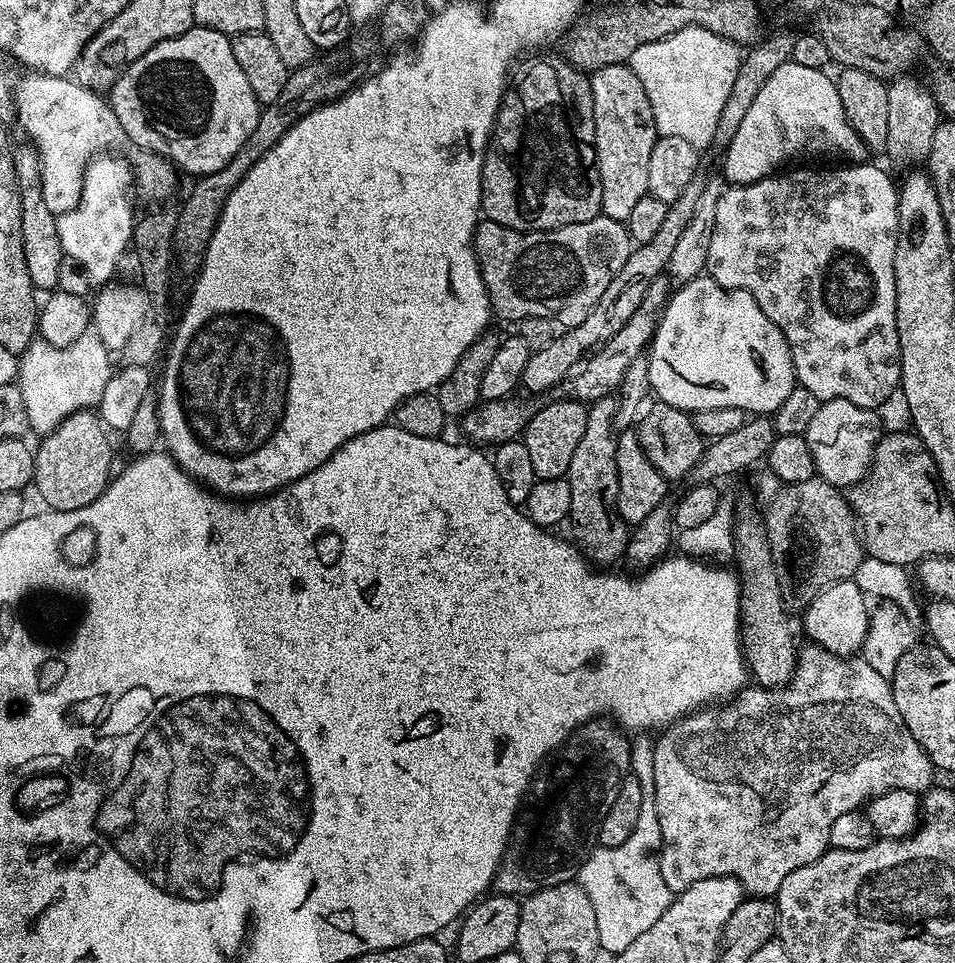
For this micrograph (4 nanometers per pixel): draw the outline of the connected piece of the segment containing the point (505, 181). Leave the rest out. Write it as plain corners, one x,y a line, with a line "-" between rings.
567,59
536,60
524,72
524,77
516,84
516,89
507,91
500,103
500,112
496,115
496,126
492,130
492,139
488,145
488,153
484,155
484,177
482,178
482,212
487,219
498,222
507,228
519,232
549,232
562,226
590,222
590,218
601,215
602,182
600,172
596,169
596,143
594,142
594,98
592,97
592,81
581,69
568,63

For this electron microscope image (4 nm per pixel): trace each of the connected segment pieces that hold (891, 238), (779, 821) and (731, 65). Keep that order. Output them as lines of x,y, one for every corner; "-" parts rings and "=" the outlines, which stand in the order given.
852,162
848,168
796,168
793,172
781,171
762,178
753,184
733,184
725,187
718,198
715,211
714,232
706,255
706,272
722,287
738,292
748,292
758,302
762,314
782,330
792,351
792,361
799,387
810,390
822,402
845,400
854,406
879,409
879,404
900,386
900,339
896,329
896,283
894,282
894,250
898,238
897,185
872,162
=
816,656
799,657
798,663
795,665
796,673
792,676
792,681
785,688
752,688
748,686
739,693
738,699
731,705
732,712
728,706
724,706
720,713
712,712
716,710
697,710
684,717
683,720
677,720
675,724
663,729
659,733
660,741
655,741
652,750
652,765
654,766
654,789
655,789
655,805
657,807
658,826
661,827
661,847
659,850
659,863
661,868
662,879
666,882
666,886
673,894
679,894
686,891
692,883
698,882
700,879
714,878
715,876
733,876
734,879
746,886
746,892
749,897
762,896
765,898
775,897
776,891
782,886
782,878
786,878
786,874
794,874
794,870
798,870
802,866
806,866
810,862
814,862
825,852
829,851
830,845
828,835
830,834
830,826
834,826
834,818
840,817
847,812
855,812
865,802
872,799
878,792
889,792
892,788
898,790
910,790
917,794
923,794
933,787
934,769
932,760
922,750
922,746
914,738
914,734
910,734
910,730
906,726
906,722
902,718
902,714
898,714
898,706
894,706
894,698
892,697
892,685
889,677
878,674
878,670
874,670
862,658
824,658
828,660
819,660
=
696,25
658,42
644,43
634,50
628,64
638,74
646,98
650,98
657,133
682,138
696,149
704,150
715,141
718,114
726,106
741,59
735,41

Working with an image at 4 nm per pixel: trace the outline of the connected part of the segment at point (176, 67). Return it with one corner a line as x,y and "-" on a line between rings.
194,26
181,36
175,36
169,40
163,40
155,44
146,54
142,54
142,58
135,60
124,71
123,75
116,80
116,83
112,85
110,89
110,103
120,123
120,131
127,139
129,136
140,147
140,150
154,156
164,157
165,160
175,165
181,173
189,172
192,178
209,176
225,168
234,158
234,154
238,154
238,150
248,141
250,134
254,130
254,126
262,123
262,116
260,116
262,105
256,99
254,90
250,90
250,82
246,82
246,74
242,74
242,66
238,66
237,60
234,59
231,39
218,30
210,30
209,28
201,28
199,26

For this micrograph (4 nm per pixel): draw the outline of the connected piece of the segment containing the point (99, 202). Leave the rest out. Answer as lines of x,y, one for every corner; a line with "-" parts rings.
100,154
84,169
80,201
69,212
59,213
56,225
58,238
69,261
77,260
88,271
88,280
104,286
117,275
118,258
129,251
132,242
134,215
134,168
120,156

